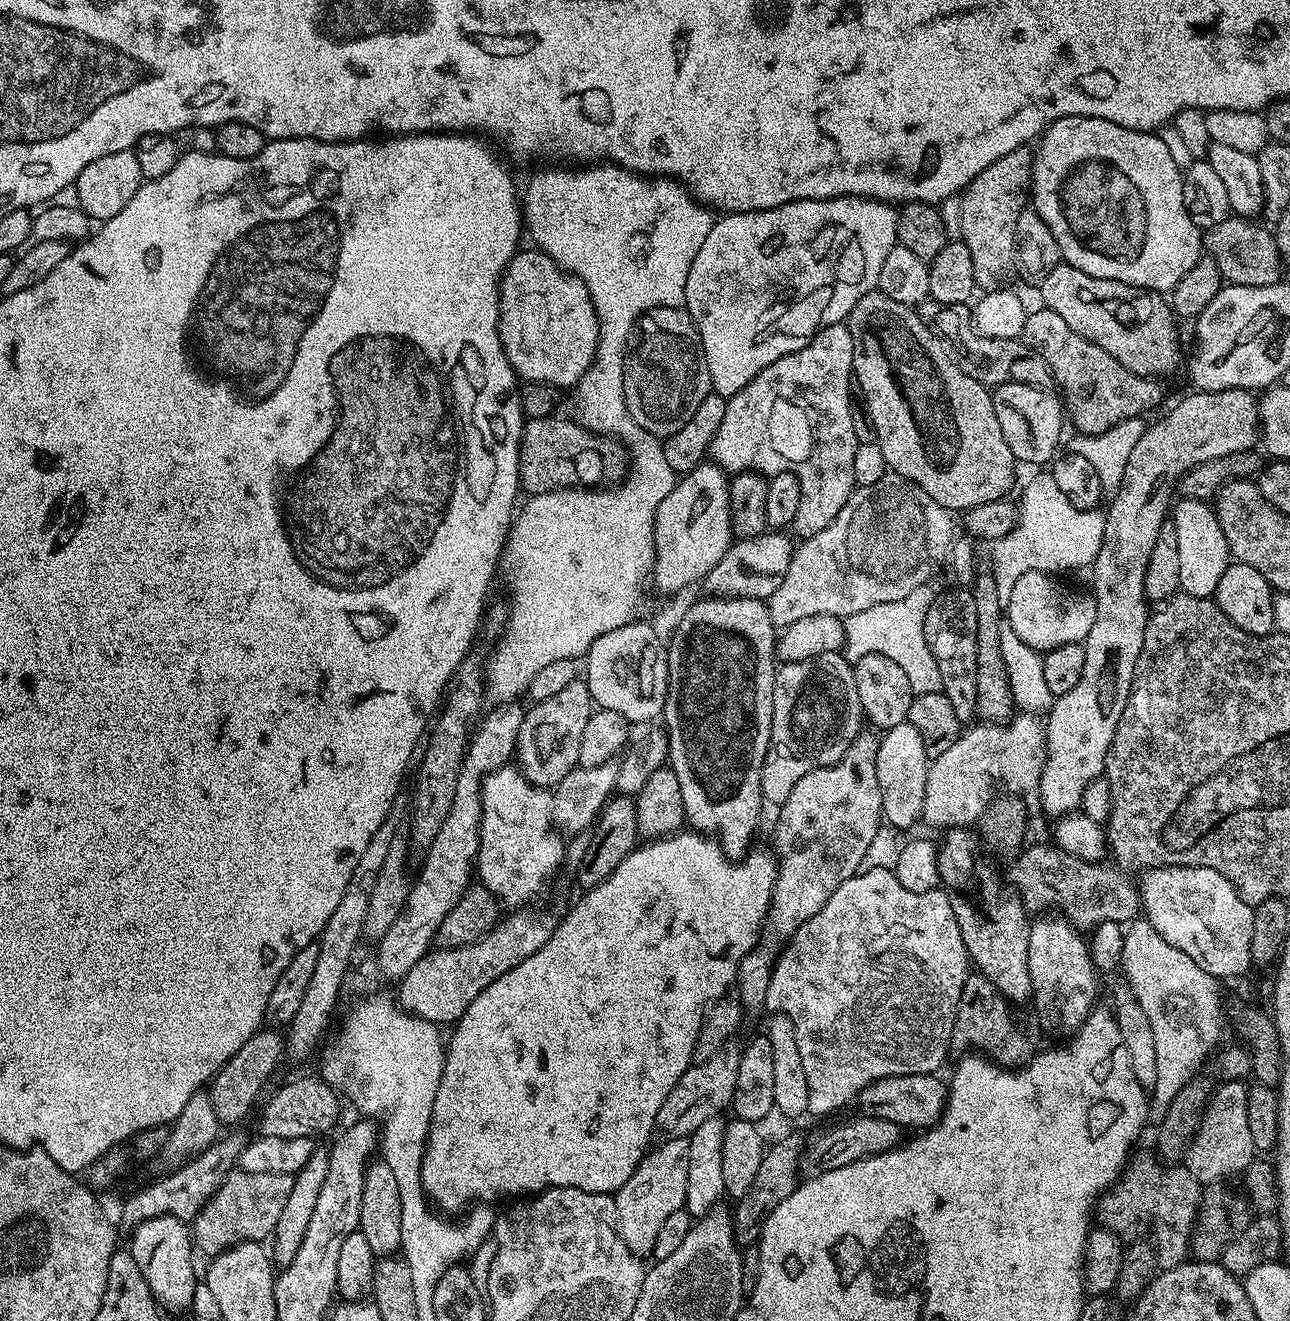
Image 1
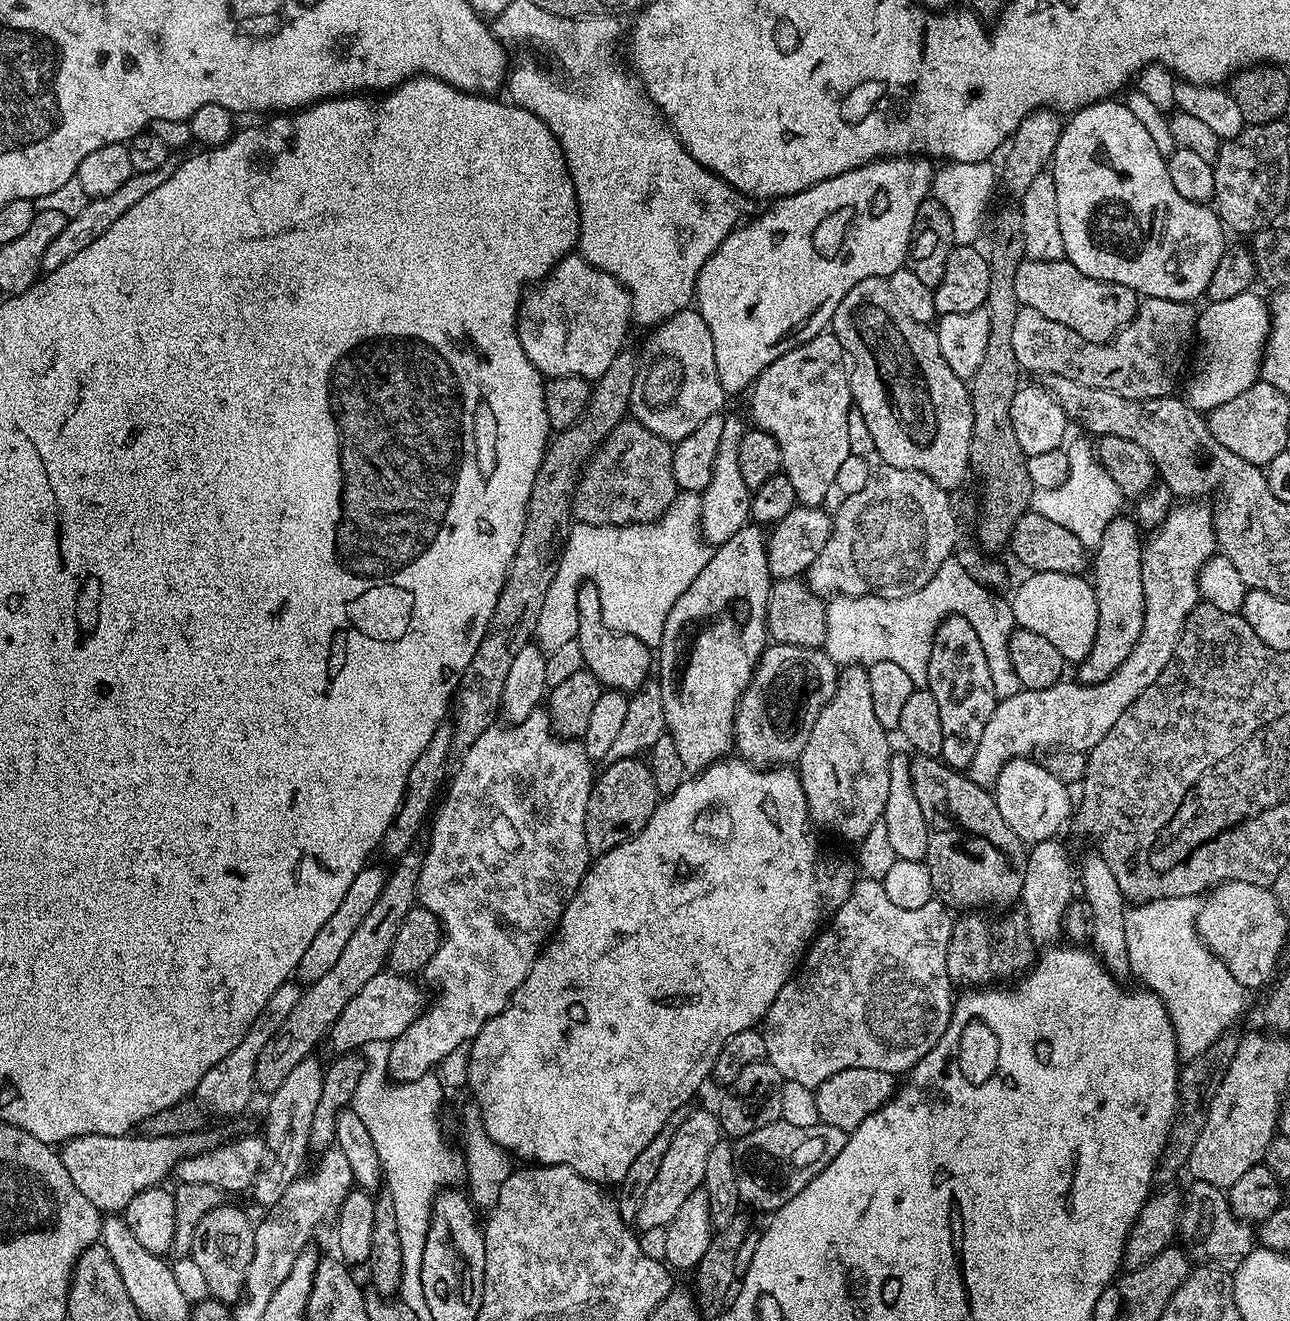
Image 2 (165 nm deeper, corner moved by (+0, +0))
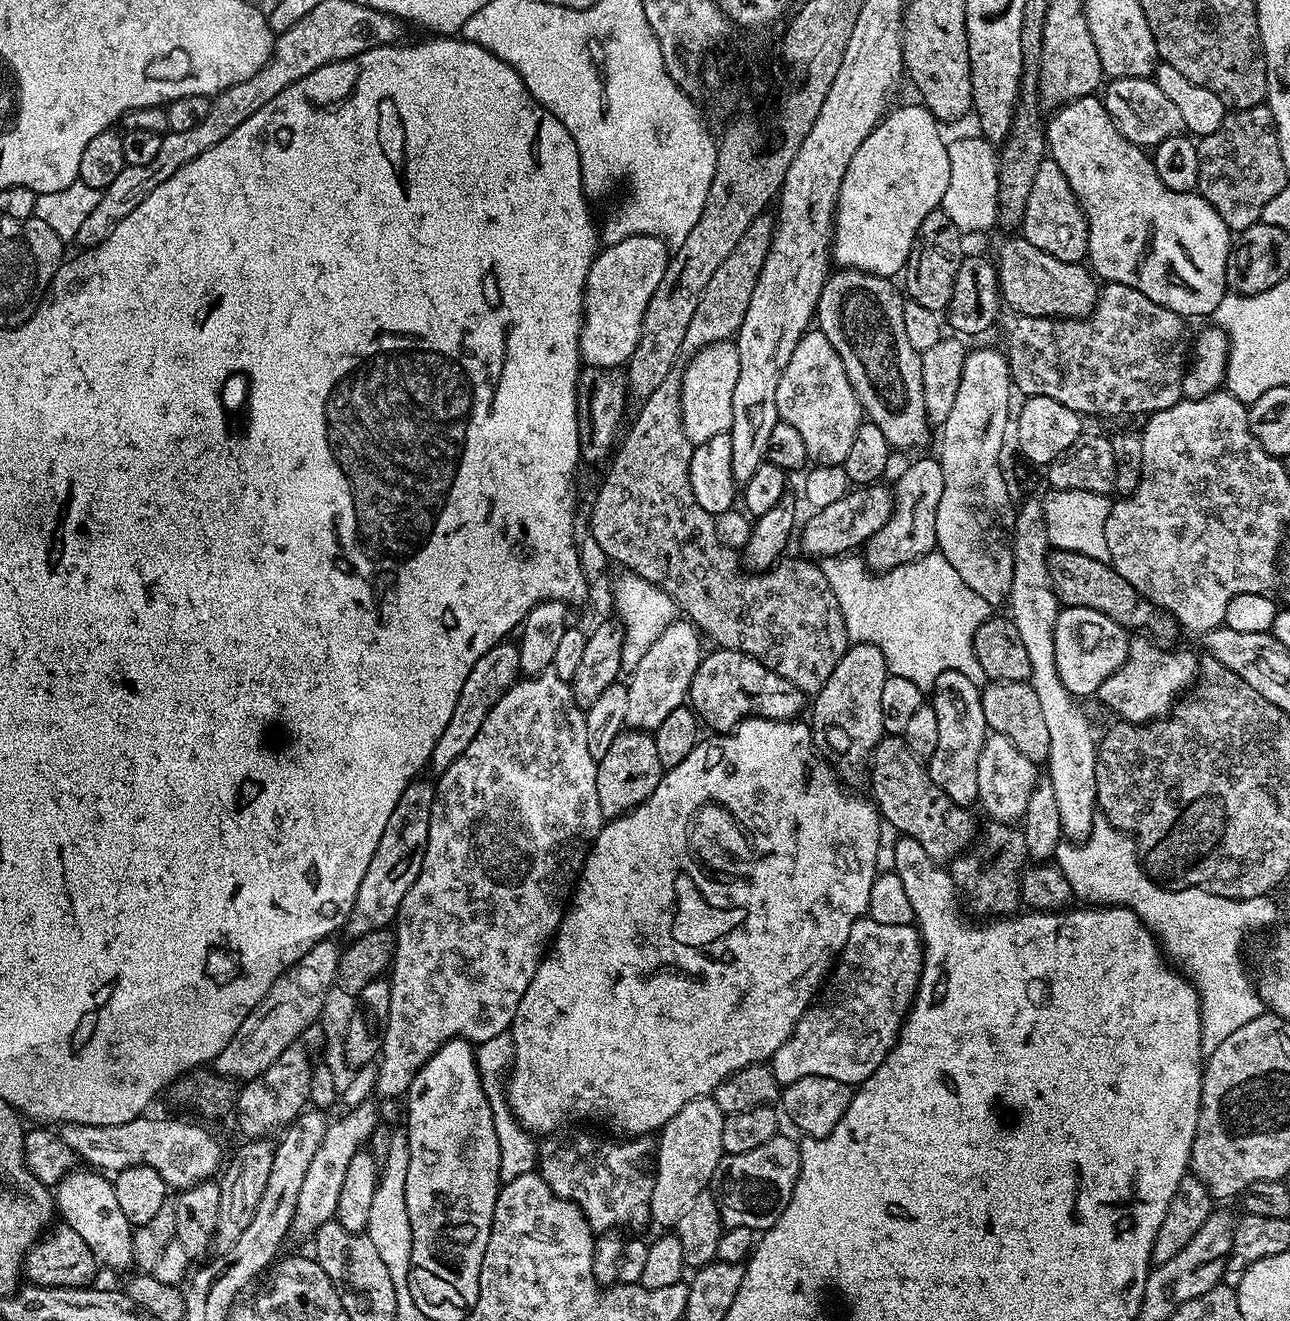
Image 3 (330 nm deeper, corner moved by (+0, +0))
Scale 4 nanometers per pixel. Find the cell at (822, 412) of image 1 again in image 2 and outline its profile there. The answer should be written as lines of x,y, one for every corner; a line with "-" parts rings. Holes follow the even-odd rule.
831,330
819,332
804,344
798,344
794,350
782,354
768,368
750,389
752,395
751,423
764,432
769,432
778,442
782,454
783,471
794,482
796,499
803,507
819,508
825,502
828,491
836,486
838,466
846,462
849,455
849,435
847,433
847,415
854,407
852,387
848,385
849,365
846,363
844,347

